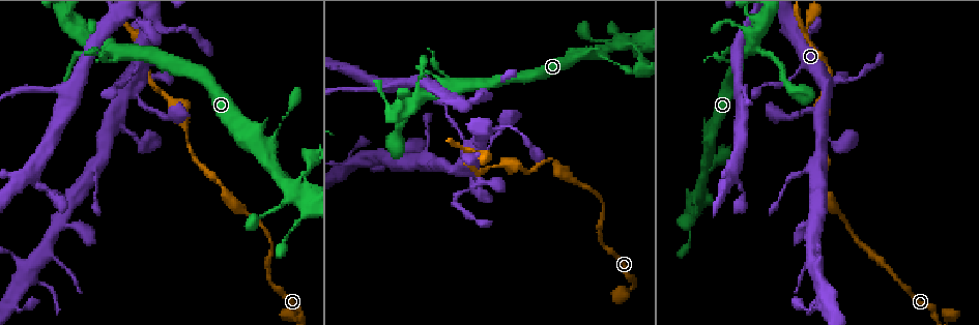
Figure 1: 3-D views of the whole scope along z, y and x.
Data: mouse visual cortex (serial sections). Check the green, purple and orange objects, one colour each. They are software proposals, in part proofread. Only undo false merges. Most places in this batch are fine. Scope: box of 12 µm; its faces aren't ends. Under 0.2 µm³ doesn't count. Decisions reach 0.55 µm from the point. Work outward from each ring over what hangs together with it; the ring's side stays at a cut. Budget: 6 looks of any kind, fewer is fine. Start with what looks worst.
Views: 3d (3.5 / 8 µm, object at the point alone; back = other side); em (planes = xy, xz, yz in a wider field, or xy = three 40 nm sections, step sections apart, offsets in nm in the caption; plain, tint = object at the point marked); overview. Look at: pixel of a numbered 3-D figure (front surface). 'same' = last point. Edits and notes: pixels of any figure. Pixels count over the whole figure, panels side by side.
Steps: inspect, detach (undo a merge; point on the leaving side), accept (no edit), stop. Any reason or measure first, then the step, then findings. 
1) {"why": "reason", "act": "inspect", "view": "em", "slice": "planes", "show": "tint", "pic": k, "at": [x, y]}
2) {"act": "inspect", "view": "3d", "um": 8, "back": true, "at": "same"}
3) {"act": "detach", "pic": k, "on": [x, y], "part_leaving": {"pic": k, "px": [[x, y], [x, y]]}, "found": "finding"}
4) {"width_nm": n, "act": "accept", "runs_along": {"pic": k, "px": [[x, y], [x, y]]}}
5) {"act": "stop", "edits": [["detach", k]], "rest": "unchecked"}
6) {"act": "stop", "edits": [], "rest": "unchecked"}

{"why": "sharp bend", "act": "inspect", "view": "3d", "um": 3.5, "pic": 1, "at": [134, 37]}

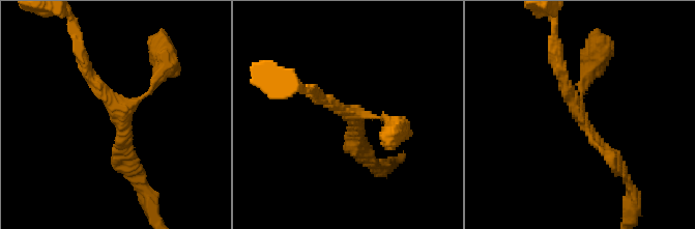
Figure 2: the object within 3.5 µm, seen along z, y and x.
{"why": "now the EM", "act": "inspect", "view": "em", "slice": "xy", "step": 3, "show": "tint", "pic": 2, "at": [355, 114]}

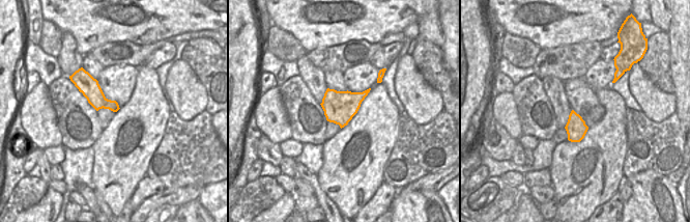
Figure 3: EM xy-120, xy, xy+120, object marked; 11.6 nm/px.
{"act": "accept", "runs_along": {"pic": 2, "px": [[131, 167], [121, 109], [156, 84], [163, 64]]}, "found": "all the same cell"}

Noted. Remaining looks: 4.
{"why": "calibre changes", "act": "inspect", "view": "3d", "um": 8, "pic": 1, "at": [702, 187]}

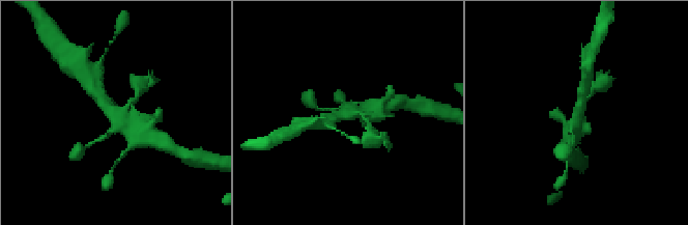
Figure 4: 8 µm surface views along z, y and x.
{"act": "inspect", "view": "em", "slice": "xy", "step": 2, "show": "tint", "pic": 4, "at": [576, 114]}

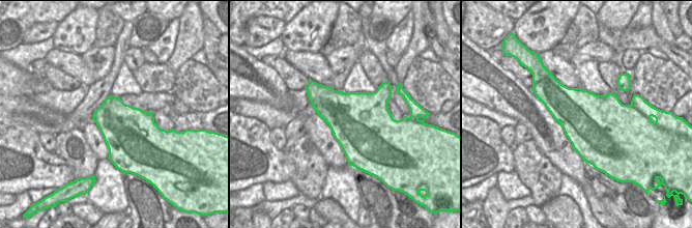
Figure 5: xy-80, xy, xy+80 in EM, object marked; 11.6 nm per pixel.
{"width_nm": 700, "act": "accept", "runs_along": {"pic": 4, "px": [[94, 93], [127, 132], [135, 128]]}, "found": "one cell here"}

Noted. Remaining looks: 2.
{"act": "inspect", "view": "3d", "um": 3.5, "back": true, "pic": 1, "at": [750, 44]}

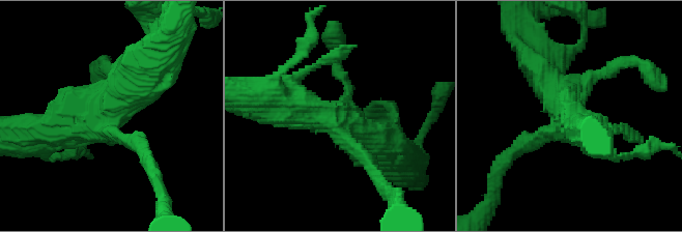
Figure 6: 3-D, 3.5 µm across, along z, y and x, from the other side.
{"why": "need the tissue", "act": "inspect", "view": "em", "slice": "xy", "step": 2, "show": "tint", "pic": 6, "at": [333, 118]}

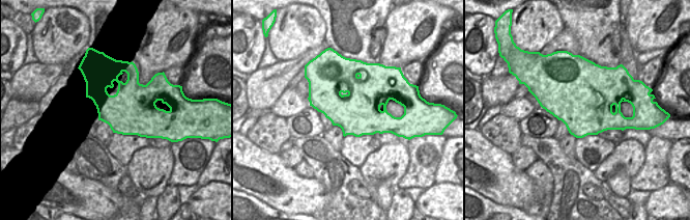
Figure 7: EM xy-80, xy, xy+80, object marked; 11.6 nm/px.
{"act": "accept", "runs_along": {"pic": 6, "px": [[43, 136], [100, 123], [147, 71]]}, "found": "one cell here"}

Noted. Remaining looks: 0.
{"act": "stop", "edits": [], "rest": "unchecked"}

